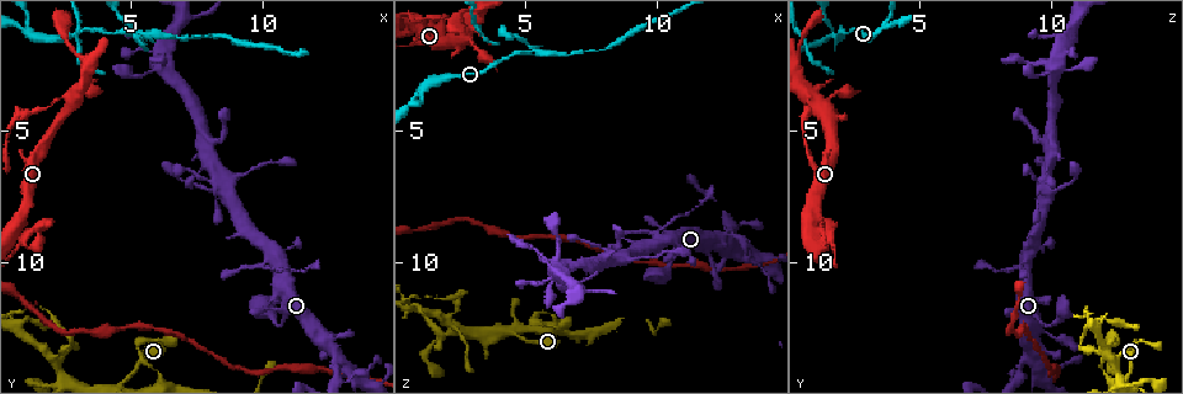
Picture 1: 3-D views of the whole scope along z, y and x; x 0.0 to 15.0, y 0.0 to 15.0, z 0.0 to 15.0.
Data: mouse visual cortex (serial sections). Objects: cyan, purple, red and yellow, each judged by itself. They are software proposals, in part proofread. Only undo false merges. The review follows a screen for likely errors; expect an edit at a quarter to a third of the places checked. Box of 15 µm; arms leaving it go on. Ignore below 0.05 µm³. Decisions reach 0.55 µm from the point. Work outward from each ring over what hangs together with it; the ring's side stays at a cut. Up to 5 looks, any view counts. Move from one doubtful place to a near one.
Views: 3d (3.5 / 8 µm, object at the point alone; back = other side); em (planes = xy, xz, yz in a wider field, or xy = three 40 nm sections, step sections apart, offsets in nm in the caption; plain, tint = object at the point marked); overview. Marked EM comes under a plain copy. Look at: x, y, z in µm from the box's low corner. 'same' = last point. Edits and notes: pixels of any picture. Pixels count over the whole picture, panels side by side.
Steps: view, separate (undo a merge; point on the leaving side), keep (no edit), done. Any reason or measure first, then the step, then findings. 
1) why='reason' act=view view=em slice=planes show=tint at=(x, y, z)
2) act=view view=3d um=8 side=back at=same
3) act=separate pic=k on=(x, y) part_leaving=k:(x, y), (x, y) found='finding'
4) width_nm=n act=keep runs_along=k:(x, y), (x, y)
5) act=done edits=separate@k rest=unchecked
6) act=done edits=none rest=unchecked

why='abrupt turn' act=view view=3d um=3.5 at=(5.9, 14.0, 11.9)

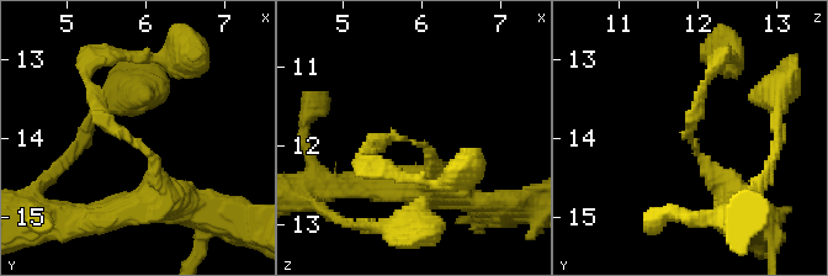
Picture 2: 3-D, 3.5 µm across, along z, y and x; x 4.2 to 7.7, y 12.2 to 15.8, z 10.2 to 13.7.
arm_widths_nm=150,350 act=view view=em slice=xy step=5 show=tint at=(5.80, 14.10, 11.95)

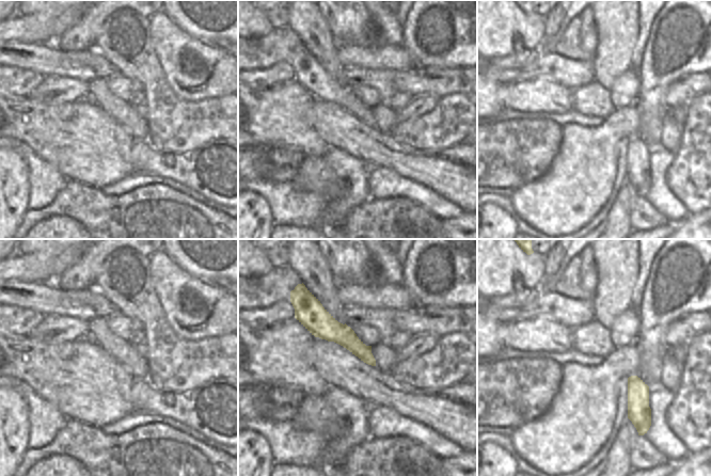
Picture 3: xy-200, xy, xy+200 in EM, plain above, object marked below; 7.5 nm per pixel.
act=keep runs_along=2:(155, 201), (155, 163), (99, 115), (86, 80) found='continuous, no second cell'

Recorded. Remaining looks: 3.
why='a fork' act=view view=3d um=3.5 at=(5.3, 1.2, 1.9)

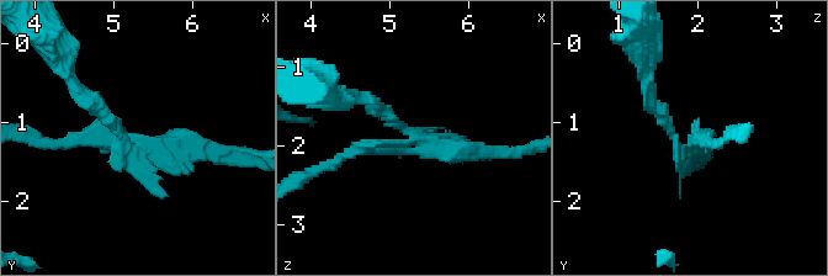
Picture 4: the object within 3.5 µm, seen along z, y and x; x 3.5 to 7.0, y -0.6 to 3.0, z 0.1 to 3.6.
why='now the EM' act=view view=em slice=xy step=3 show=tint at=(5.30, 1.25, 1.95)

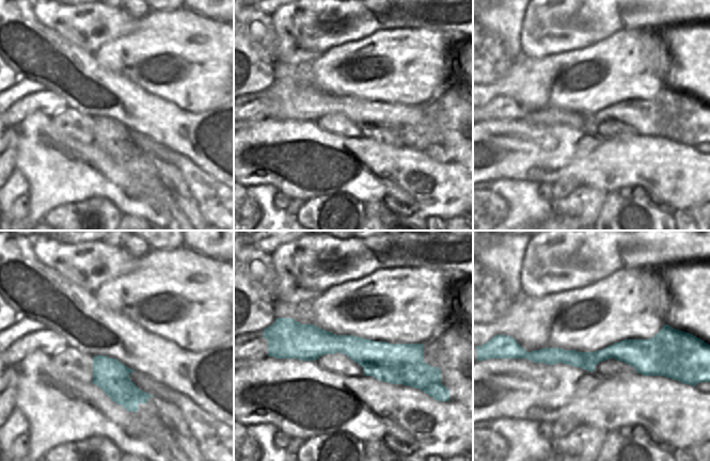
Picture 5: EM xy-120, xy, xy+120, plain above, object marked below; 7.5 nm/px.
act=separate pic=4 on=(107, 118) part_leaving=4:(131, 147), (54, 56) found='a second cell is stuck on'

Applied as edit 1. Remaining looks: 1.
act=done edits=separate@4 rest=unchecked

